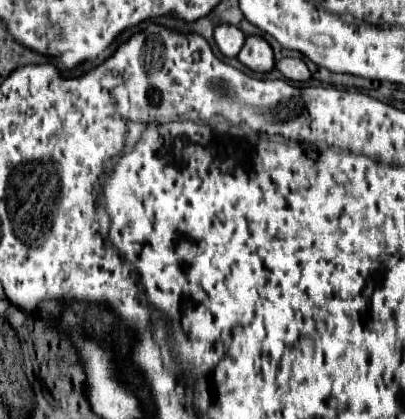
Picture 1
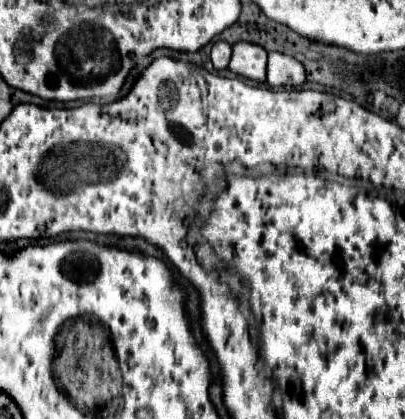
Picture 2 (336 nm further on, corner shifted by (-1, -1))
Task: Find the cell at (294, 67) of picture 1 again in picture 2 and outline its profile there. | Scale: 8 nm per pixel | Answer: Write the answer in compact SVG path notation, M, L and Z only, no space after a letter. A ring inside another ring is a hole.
M268 54L268 84L272 86L300 86L306 82L304 66L288 54Z

